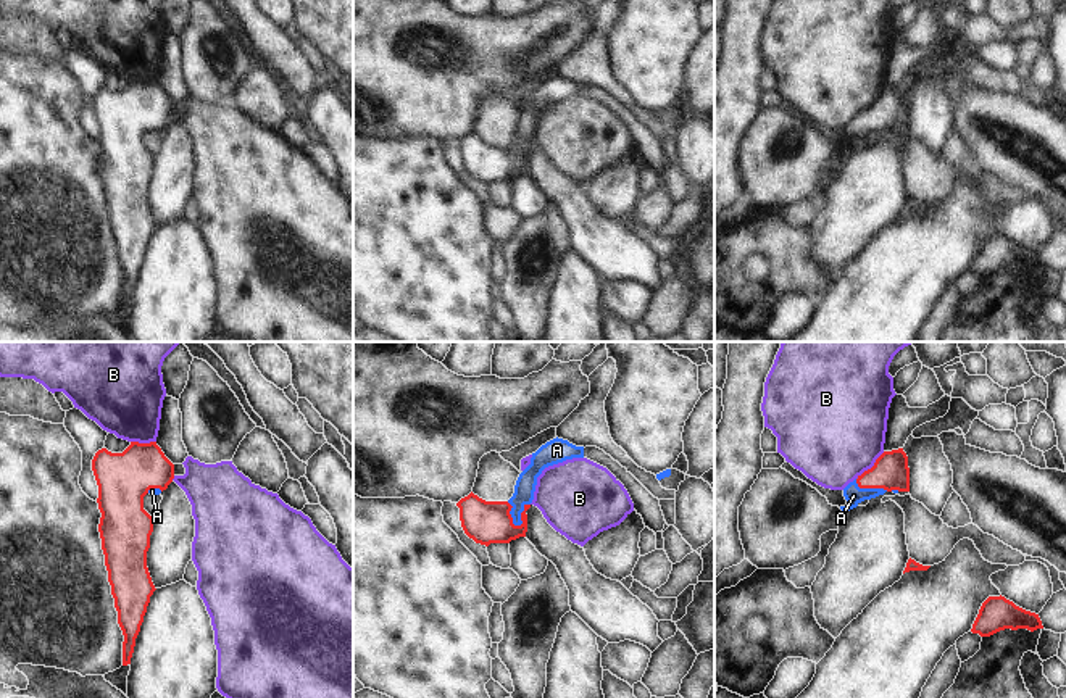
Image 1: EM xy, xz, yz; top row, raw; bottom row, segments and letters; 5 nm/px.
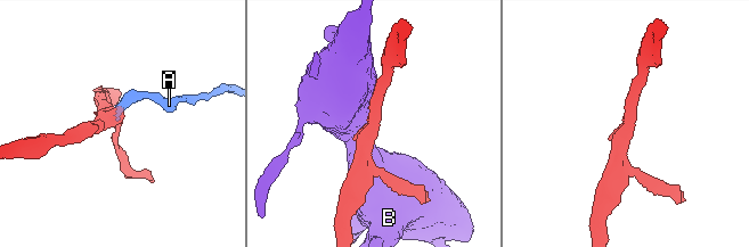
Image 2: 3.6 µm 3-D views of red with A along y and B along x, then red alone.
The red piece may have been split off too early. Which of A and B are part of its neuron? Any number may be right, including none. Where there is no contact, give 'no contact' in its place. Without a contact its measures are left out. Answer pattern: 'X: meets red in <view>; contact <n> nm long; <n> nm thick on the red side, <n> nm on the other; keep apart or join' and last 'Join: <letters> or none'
A: meets red in xz; contact 140 nm long; 220 nm thick on the red side, 100 nm on the other; join
B: meets red in yz; contact 200 nm long; 180 nm thick on the red side, 480 nm on the other; keep apart
Join: A

